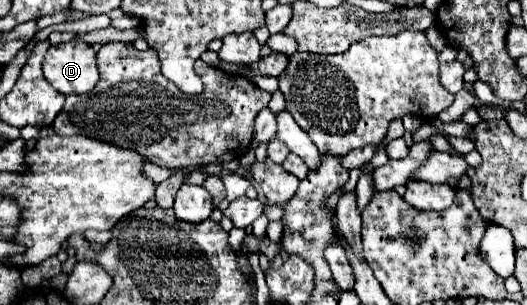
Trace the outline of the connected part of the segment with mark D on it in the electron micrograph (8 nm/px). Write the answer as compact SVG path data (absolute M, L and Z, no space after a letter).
M82 39L52 45L44 55L44 77L62 95L90 93L98 83L96 51Z

